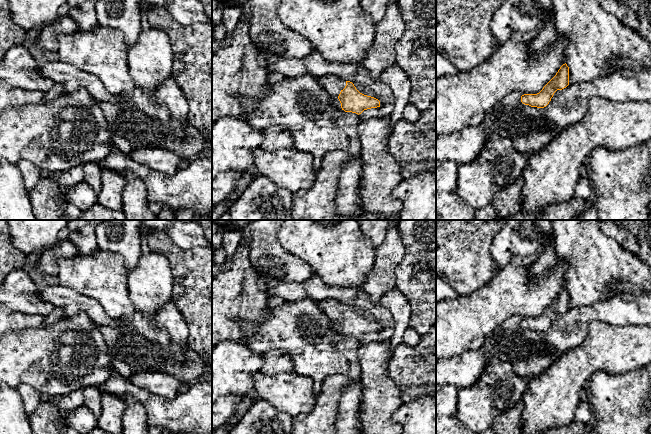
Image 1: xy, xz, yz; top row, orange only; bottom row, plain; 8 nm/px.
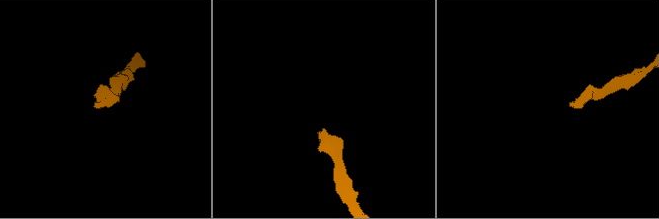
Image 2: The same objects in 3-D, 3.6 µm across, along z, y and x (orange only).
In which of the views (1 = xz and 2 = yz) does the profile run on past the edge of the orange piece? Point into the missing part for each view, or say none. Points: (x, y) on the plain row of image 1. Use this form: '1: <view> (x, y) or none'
1: xz (333, 309)
2: none

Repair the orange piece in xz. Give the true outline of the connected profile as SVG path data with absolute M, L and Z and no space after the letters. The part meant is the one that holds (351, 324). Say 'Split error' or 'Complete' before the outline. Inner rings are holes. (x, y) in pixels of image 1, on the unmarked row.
Split error. M336 300L316 301L318 307L332 320L334 329L345 336L361 338L364 334L380 331L380 325L360 317L354 308Z

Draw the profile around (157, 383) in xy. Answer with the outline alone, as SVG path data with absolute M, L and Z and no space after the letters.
M157 371L138 372L132 375L129 380L137 387L167 400L175 399L179 387L184 384L172 375Z

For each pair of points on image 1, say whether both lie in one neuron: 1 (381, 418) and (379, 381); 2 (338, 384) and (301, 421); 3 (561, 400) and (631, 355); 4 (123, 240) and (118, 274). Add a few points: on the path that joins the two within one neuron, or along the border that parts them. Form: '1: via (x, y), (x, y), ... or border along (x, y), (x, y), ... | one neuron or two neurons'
1: via (379, 409), (379, 390) | one neuron
2: via (330, 395), (328, 402), (312, 418) | one neuron
3: via (574, 381), (600, 355), (612, 355) | one neuron
4: border along (99, 248), (115, 251), (122, 258), (127, 272) | two neurons

